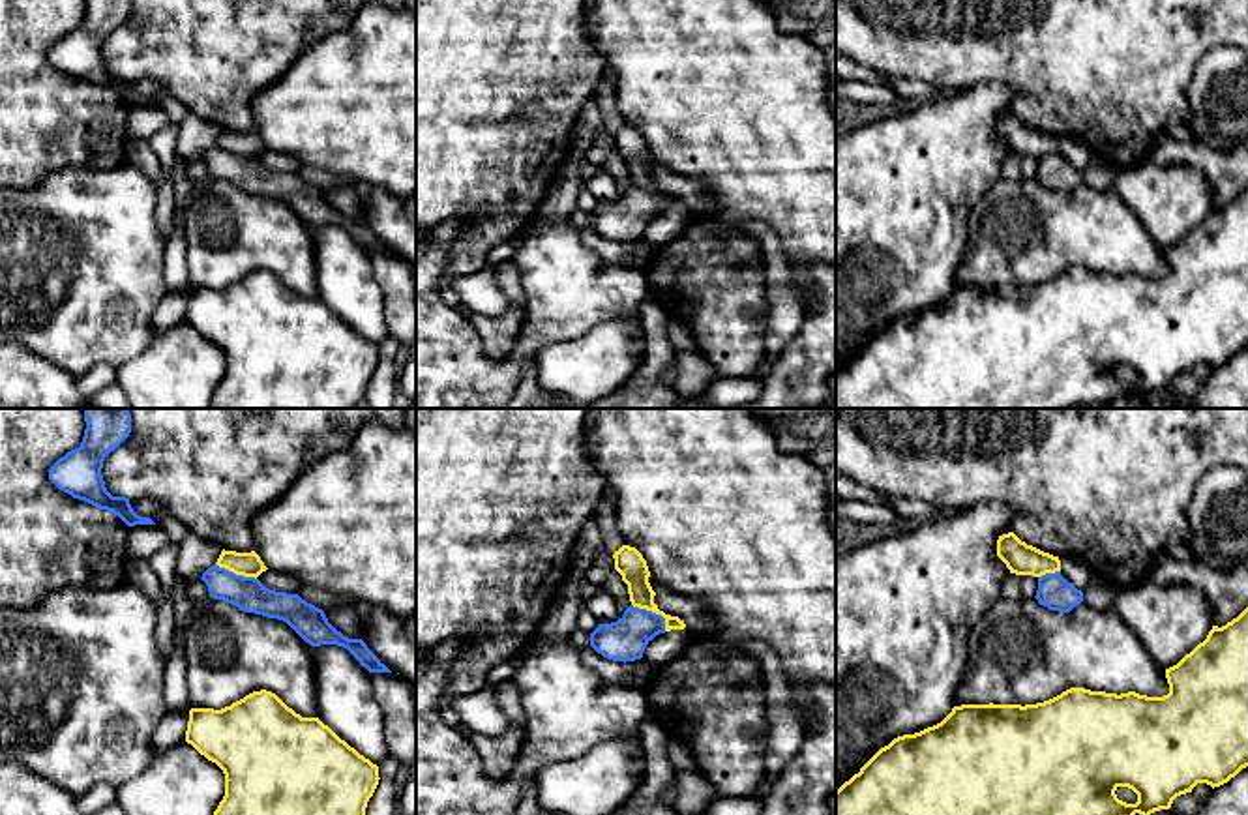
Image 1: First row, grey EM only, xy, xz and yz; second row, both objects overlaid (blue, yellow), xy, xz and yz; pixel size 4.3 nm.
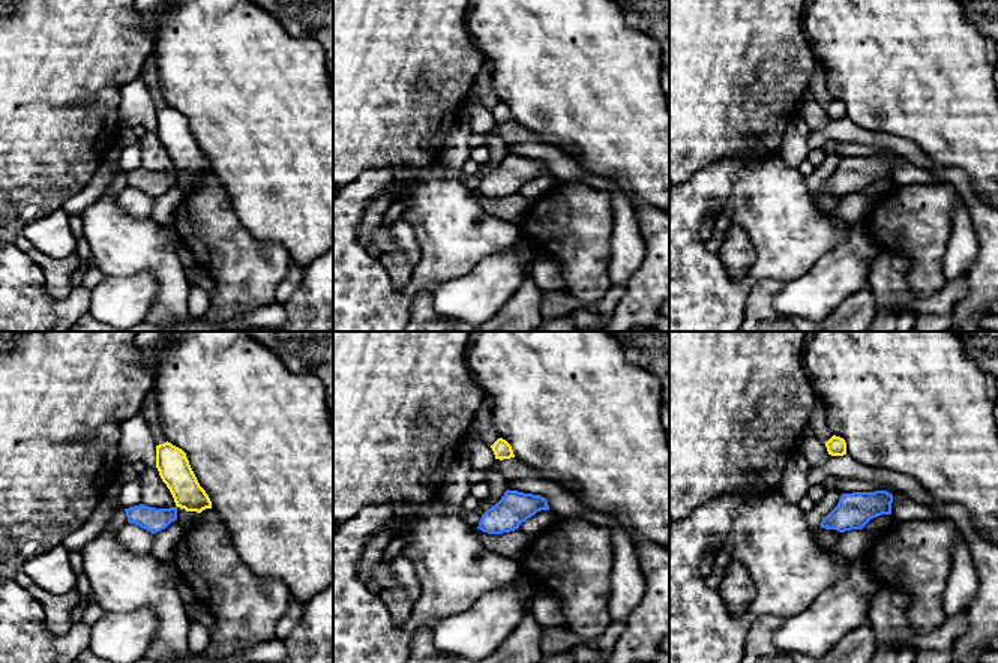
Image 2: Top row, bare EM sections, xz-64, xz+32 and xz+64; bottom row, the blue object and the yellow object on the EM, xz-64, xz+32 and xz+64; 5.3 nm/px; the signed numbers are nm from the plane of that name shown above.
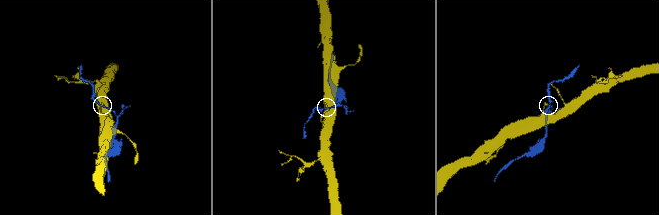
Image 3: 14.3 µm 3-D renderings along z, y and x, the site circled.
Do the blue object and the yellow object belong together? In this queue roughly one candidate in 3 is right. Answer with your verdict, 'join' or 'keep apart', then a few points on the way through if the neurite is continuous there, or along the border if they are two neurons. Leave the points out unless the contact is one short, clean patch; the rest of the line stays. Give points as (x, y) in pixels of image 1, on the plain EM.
keep apart | along xz (632, 184), (658, 193), (664, 199), (666, 210)

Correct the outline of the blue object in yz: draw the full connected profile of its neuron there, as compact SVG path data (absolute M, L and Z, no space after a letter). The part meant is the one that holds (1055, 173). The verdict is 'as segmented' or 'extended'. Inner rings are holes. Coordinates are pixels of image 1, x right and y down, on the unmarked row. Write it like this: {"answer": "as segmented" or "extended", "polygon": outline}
{"answer": "as segmented", "polygon": "M1055 152L1038 157L1038 170L1034 178L1049 191L1070 193L1083 182L1083 172L1068 163L1061 152Z"}

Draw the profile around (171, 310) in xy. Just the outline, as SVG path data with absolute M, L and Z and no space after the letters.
M189 290L167 294L152 313L154 333L161 333L174 324L186 322L187 302Z

